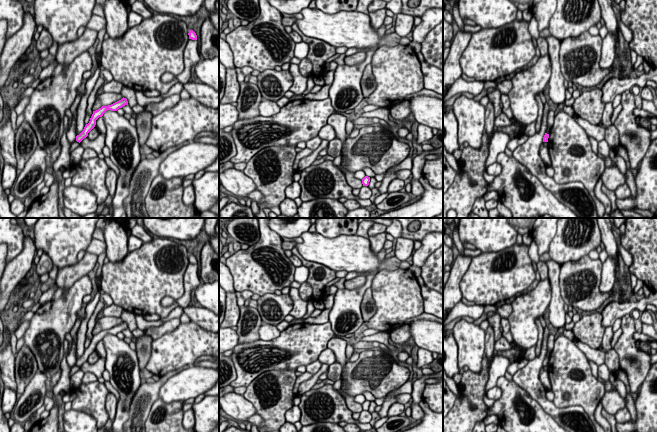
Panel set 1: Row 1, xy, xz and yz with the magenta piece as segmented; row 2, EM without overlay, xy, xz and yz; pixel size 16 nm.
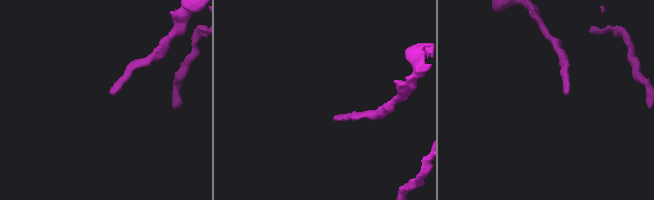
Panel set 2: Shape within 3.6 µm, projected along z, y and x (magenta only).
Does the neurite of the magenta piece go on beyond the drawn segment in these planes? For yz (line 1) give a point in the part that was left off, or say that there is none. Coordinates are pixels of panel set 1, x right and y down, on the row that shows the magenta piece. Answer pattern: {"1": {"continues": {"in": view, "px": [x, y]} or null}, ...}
{"1": {"continues": null}}

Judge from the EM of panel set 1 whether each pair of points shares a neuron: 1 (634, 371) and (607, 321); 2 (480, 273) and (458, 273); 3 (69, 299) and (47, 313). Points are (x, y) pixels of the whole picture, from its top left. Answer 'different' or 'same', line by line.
1: different
2: different
3: same

